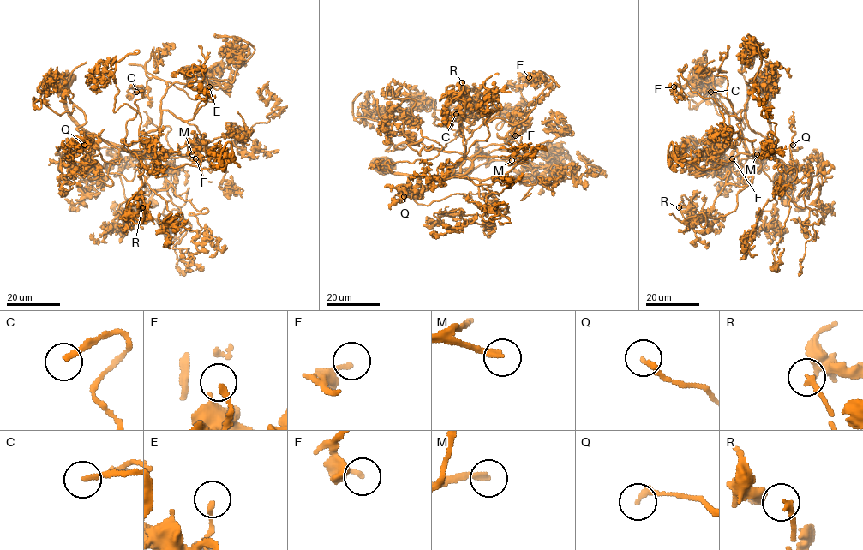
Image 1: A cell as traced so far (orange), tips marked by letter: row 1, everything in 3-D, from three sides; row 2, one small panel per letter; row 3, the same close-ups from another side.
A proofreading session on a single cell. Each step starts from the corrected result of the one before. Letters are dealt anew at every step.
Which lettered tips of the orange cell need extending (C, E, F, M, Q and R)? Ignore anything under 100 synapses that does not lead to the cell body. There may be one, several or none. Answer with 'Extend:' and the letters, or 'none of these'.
Extend: C, M, Q

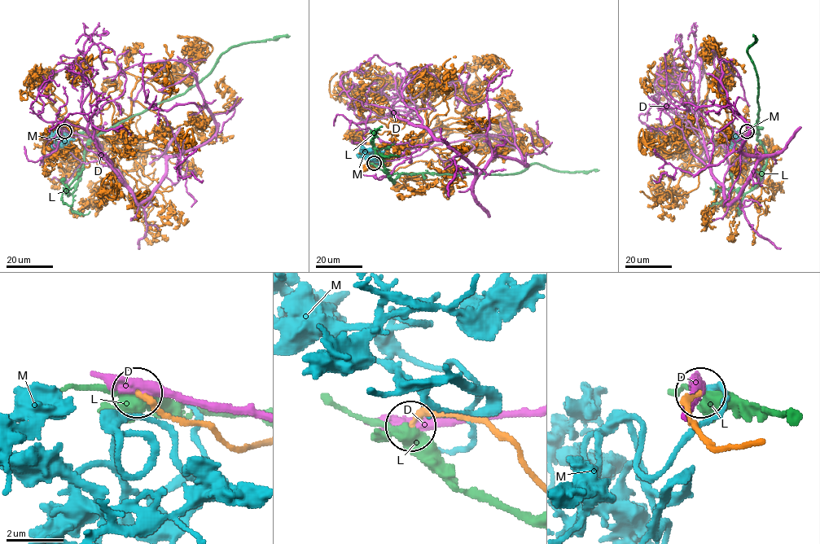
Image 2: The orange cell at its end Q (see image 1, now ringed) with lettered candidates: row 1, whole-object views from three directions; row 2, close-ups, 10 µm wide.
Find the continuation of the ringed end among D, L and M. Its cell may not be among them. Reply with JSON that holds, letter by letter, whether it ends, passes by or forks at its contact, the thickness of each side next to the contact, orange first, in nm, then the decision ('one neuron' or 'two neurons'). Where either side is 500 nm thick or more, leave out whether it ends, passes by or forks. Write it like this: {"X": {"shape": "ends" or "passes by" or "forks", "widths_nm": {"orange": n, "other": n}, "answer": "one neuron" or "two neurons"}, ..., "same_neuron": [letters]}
{"D": {"shape": "passes by", "widths_nm": {"orange": 240, "other": 400}, "answer": "two neurons"}, "L": {"shape": "forks", "widths_nm": {"orange": 240, "other": 440}, "answer": "two neurons"}, "M": {"shape": "ends", "widths_nm": {"orange": 240, "other": 170}, "answer": "one neuron"}, "same_neuron": ["M"]}

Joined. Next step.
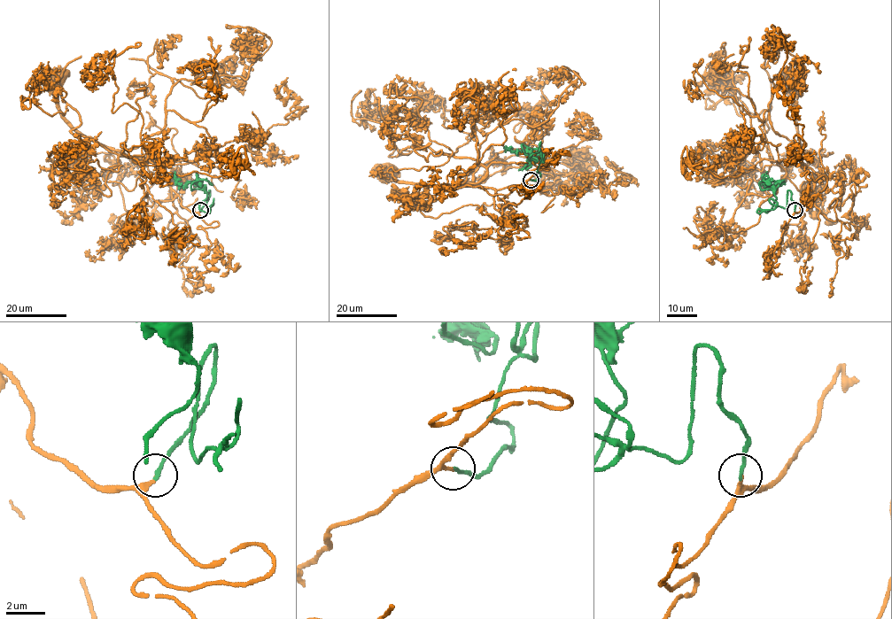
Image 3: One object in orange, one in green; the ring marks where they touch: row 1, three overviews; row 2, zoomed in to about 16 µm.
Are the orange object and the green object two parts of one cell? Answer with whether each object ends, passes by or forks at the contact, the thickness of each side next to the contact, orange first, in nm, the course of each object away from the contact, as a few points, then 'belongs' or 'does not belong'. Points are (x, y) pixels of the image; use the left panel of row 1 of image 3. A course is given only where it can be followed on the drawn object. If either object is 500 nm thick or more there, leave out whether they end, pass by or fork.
orange ends there; green ends there; 170 nm thick on the orange side, 180 nm on the other; orange runs (200, 211), (190, 212), (182, 205), (166, 167), (125, 156), (83, 137), (61, 112), (54, 81); green runs (200, 211), (209, 190), (206, 207), (211, 209), (202, 212), (206, 189), (197, 182), (181, 186), (174, 171); belongs

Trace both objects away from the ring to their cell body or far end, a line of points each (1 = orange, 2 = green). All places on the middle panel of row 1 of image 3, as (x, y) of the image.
1: (531, 179), (512, 189), (502, 199), (490, 188), (414, 184), (391, 181), (384, 174)
2: (531, 179), (539, 176), (537, 171), (539, 150), (530, 157), (537, 161), (528, 151), (506, 148), (505, 152)

